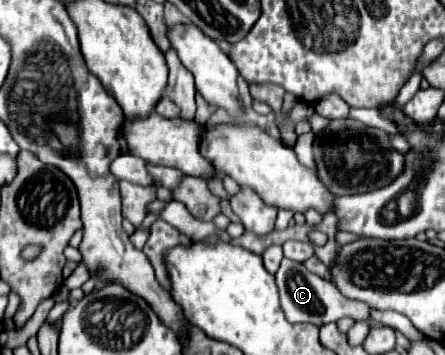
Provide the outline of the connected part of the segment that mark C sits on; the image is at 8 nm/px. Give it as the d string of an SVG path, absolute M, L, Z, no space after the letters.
M283 259L277 275L275 275L279 293L281 293L281 307L285 311L287 321L291 323L313 323L313 325L325 325L331 321L339 321L341 317L353 317L355 321L367 319L369 317L369 307L367 303L361 301L351 301L339 293L339 289L331 281L323 281L319 275L311 273L305 269L303 263Z

